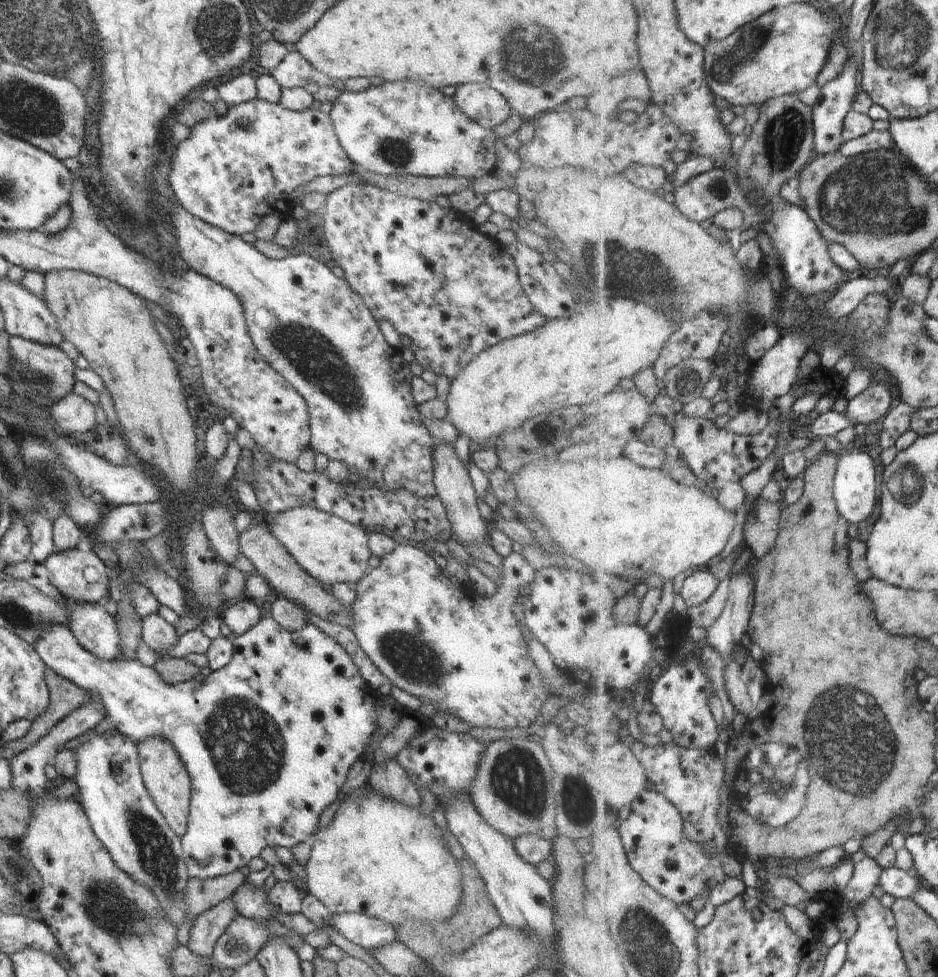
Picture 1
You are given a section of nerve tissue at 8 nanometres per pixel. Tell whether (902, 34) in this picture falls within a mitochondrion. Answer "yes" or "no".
yes

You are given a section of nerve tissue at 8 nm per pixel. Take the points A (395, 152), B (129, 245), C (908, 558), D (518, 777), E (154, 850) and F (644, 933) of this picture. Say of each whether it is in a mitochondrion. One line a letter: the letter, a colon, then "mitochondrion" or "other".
A: mitochondrion
B: other
C: other
D: mitochondrion
E: mitochondrion
F: mitochondrion

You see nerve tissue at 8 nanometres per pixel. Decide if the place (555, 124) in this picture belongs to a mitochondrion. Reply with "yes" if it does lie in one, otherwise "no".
no

